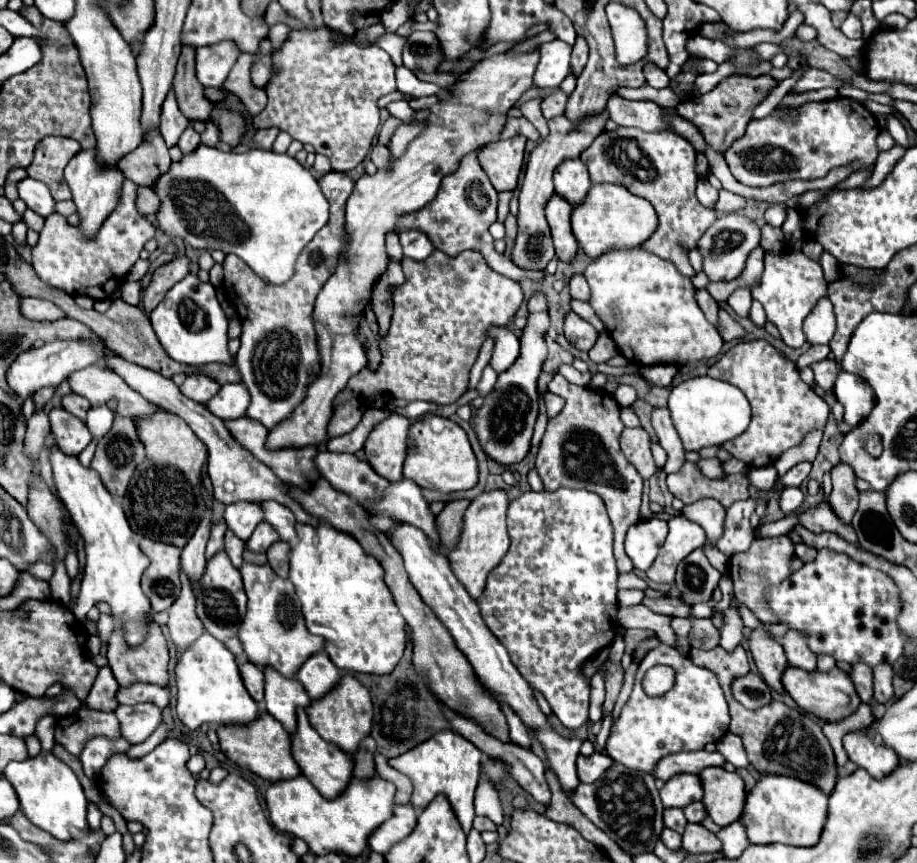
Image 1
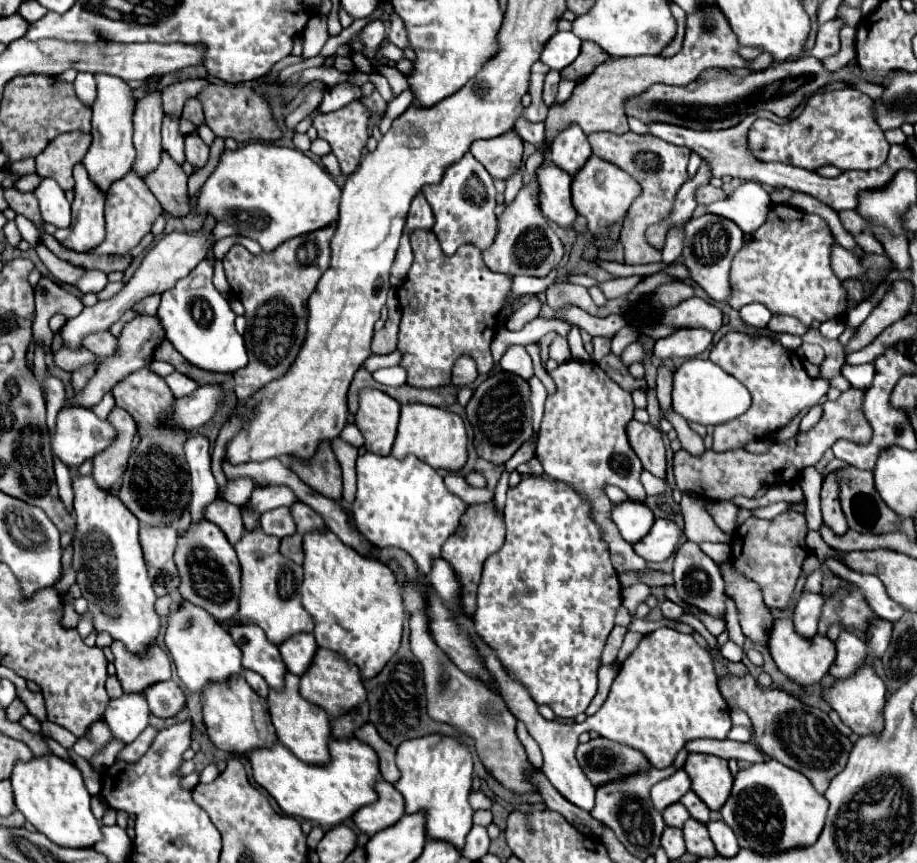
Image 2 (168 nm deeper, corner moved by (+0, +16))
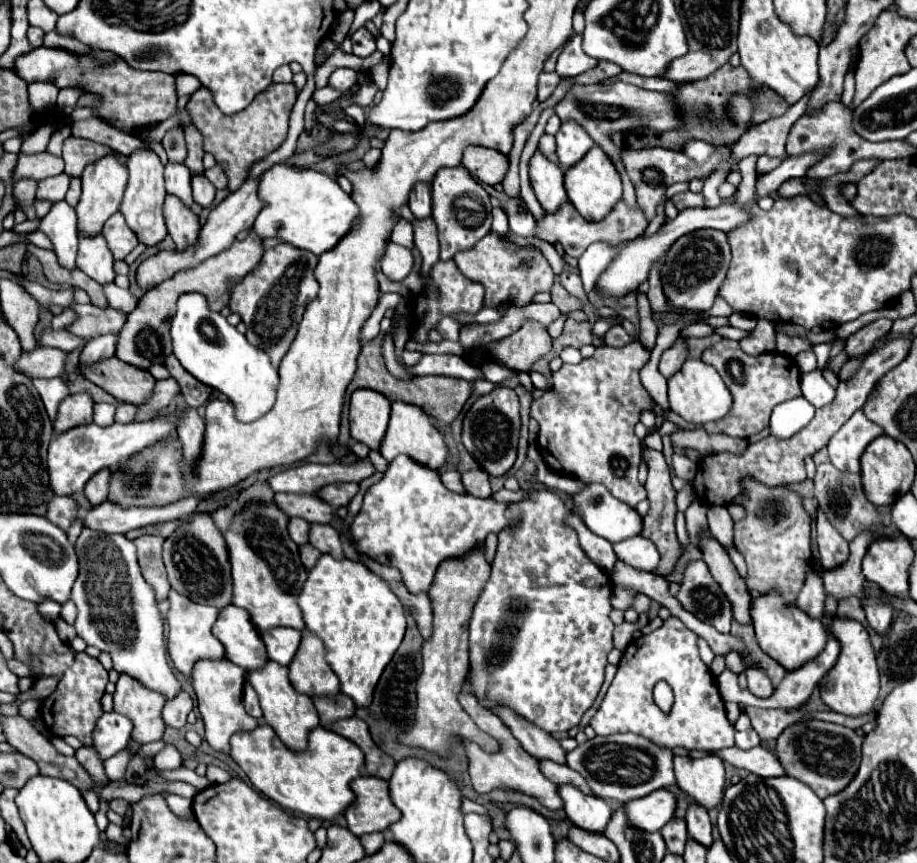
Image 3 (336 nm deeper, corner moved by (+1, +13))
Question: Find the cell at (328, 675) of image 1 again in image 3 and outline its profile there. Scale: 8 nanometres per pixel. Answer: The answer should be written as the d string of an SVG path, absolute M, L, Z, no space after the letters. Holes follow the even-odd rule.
M276 627L276 631L264 631L264 633L260 633L260 637L264 639L268 659L288 665L292 661L292 657L296 655L302 635L300 635L300 631Z

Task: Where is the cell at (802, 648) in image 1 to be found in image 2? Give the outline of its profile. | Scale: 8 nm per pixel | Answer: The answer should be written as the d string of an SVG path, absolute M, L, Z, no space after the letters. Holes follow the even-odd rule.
M805 594L799 598L797 608L793 612L793 626L799 636L811 640L817 634L821 606L823 606L823 598L819 594Z

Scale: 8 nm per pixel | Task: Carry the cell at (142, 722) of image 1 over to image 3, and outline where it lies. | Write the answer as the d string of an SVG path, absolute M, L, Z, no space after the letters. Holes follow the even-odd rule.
M114 711L104 713L98 719L98 725L92 733L92 741L94 741L92 747L96 749L98 757L106 761L128 745L130 733L132 733L132 721L128 721L124 715L116 715Z

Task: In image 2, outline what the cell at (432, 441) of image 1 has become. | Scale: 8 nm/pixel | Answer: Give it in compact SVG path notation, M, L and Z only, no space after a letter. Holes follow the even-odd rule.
M429 404L401 406L399 430L391 456L397 456L401 460L409 454L425 460L431 468L459 472L467 464L467 430L463 418L451 412L449 408L441 408L441 406L429 406Z

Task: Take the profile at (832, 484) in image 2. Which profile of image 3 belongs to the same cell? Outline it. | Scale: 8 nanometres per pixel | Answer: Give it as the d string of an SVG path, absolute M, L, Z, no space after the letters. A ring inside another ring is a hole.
M818 511L816 529L818 529L818 547L820 547L820 559L822 559L824 571L832 571L832 567L846 563L848 541L844 541L842 535L828 523L822 511Z

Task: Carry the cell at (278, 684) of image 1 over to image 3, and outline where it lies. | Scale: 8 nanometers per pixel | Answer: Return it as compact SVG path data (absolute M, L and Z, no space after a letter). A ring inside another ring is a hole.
M228 605L220 609L212 633L224 643L224 657L244 671L258 669L268 661L260 633L252 625L248 611L242 607Z

